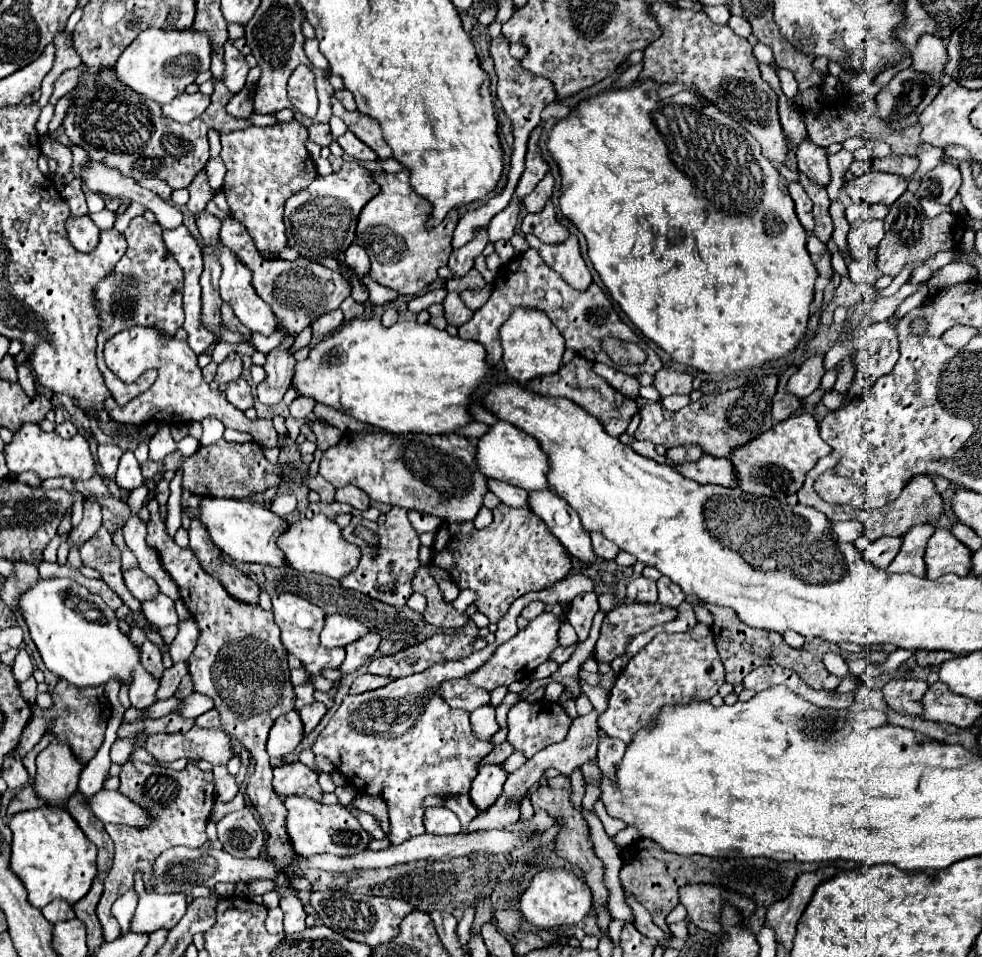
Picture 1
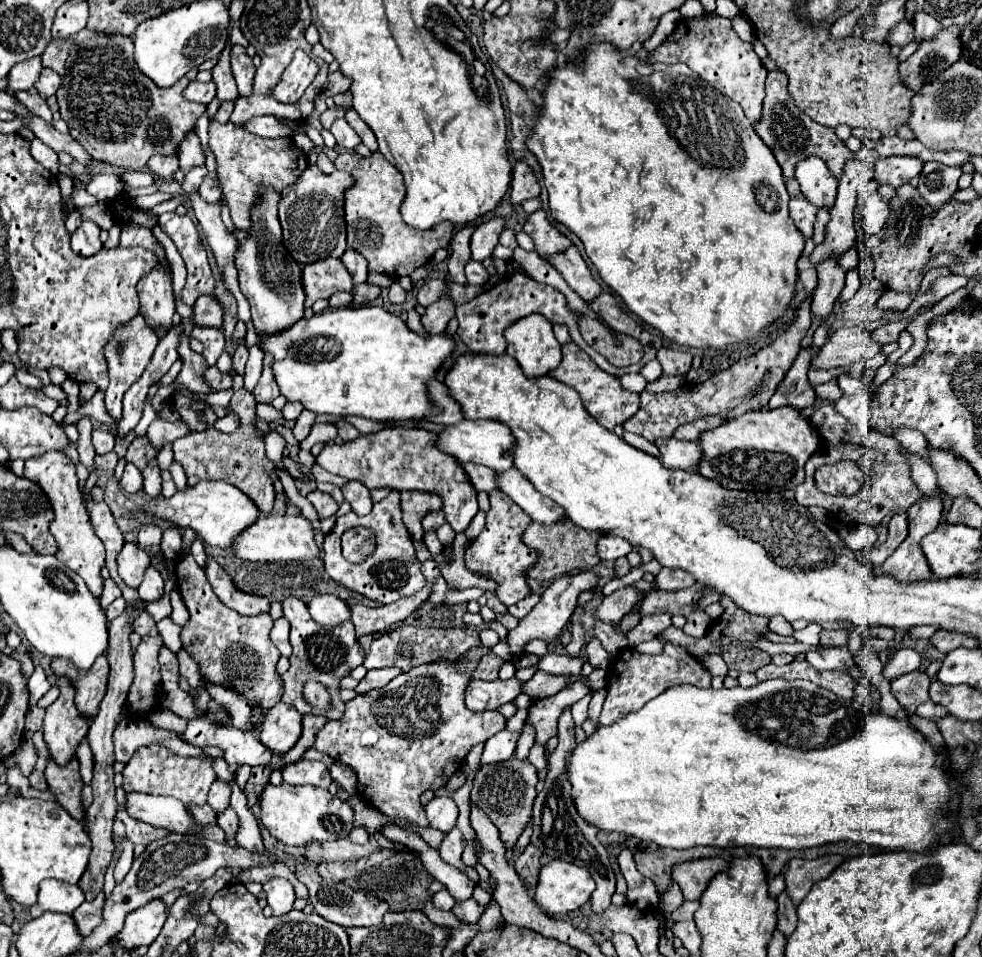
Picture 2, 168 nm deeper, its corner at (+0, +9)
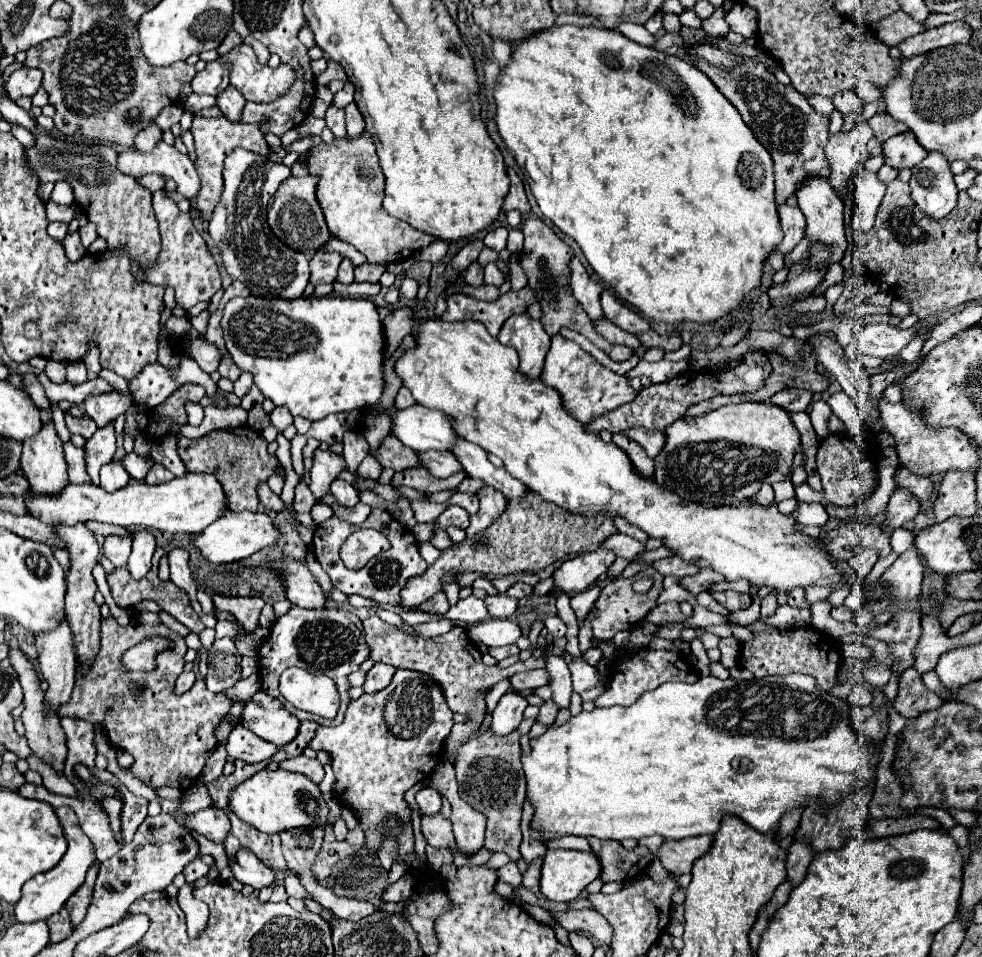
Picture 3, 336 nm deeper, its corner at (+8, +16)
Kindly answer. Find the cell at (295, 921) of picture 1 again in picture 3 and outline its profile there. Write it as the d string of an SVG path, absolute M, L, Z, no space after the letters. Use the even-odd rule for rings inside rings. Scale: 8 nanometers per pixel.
M241 848L241 852L237 852L231 870L239 882L249 884L255 890L273 886L273 882L275 882L273 870L269 870L269 866L265 866L261 860L257 860L257 856L253 856L253 852L249 852L245 848Z

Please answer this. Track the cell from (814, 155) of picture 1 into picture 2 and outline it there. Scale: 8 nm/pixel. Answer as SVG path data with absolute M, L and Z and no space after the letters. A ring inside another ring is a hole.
M809 157L801 163L797 163L795 177L801 185L801 193L809 203L813 203L817 209L833 209L835 195L837 195L837 179L831 175L823 159Z

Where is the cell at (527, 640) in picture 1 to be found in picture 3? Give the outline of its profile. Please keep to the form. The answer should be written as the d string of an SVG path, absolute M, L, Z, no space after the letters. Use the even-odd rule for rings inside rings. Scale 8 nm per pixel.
M595 550L563 562L551 576L553 590L557 588L565 594L583 592L589 586L593 586L601 574L605 574L605 570L611 566L613 560L615 560L613 552Z

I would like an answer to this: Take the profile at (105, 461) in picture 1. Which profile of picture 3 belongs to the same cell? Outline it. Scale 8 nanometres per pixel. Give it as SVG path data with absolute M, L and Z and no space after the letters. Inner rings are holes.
M65 416L67 428L71 434L81 434L85 440L89 440L93 436L93 432L97 430L97 424L93 420L89 420L87 416L83 418L75 418L75 416Z

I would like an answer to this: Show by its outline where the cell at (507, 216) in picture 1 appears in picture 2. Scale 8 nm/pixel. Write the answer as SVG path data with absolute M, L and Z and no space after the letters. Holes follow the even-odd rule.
M491 219L489 223L479 225L471 235L471 259L483 261L493 255L493 249L499 243L499 233L503 231L503 219Z

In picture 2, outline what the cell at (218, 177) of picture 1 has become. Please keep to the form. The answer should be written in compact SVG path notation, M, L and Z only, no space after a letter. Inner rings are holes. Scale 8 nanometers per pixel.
M203 113L199 119L197 119L197 123L195 123L195 133L197 133L197 137L201 139L201 143L203 145L207 145L207 127L209 127L209 117L207 117L207 113Z

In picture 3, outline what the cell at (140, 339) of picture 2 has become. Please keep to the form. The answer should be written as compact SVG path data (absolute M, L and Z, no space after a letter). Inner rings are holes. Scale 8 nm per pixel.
M103 392L97 396L87 396L85 398L85 412L91 420L97 422L97 426L105 426L111 420L115 420L119 414L123 414L133 400L127 396L121 396L119 392Z

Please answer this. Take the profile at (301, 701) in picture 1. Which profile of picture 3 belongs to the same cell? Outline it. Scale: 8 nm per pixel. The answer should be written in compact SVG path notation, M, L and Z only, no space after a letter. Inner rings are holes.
M293 604L285 616L275 620L275 624L271 626L269 638L259 648L259 674L263 682L263 692L277 698L281 694L279 676L283 674L283 670L291 666L299 666L311 674L331 676L331 680L335 682L339 690L339 698L341 698L339 712L333 720L315 716L303 710L295 710L295 708L291 708L289 712L293 712L299 720L317 720L323 726L337 726L343 720L345 708L351 700L347 694L349 690L347 674L359 670L359 664L367 660L367 656L369 656L369 646L363 636L363 624L353 612L343 610L343 608L333 608L333 606L323 608L323 610L303 610Z

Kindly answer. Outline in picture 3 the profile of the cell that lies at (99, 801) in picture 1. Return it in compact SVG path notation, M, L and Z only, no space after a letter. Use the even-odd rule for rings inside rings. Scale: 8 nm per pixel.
M205 808L193 814L179 810L173 814L173 818L179 822L179 826L195 830L213 842L223 842L225 836L229 834L229 818L219 808Z

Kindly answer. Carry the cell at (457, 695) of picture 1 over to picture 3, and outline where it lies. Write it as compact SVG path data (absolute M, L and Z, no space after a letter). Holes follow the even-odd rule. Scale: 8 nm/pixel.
M545 668L541 670L529 670L529 672L521 672L511 676L511 690L515 692L523 692L529 688L537 688L537 686L545 686L547 684L547 672Z

